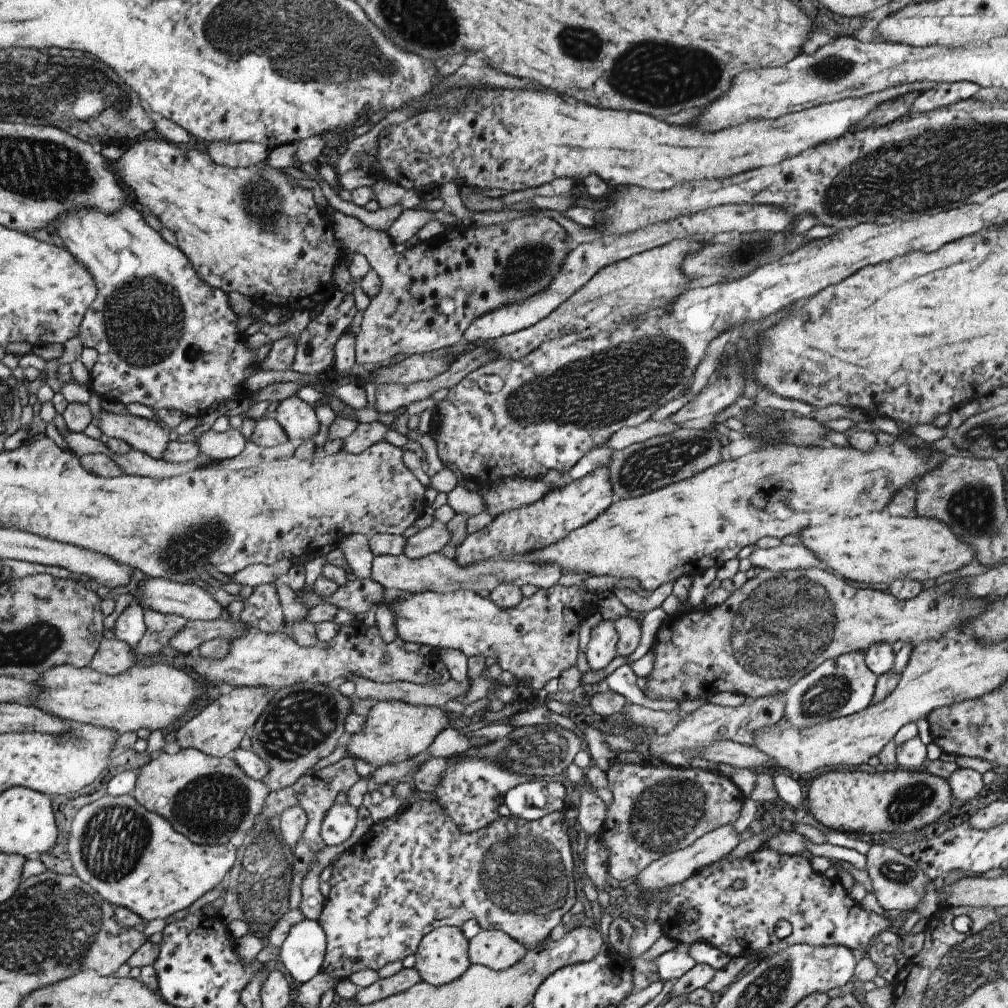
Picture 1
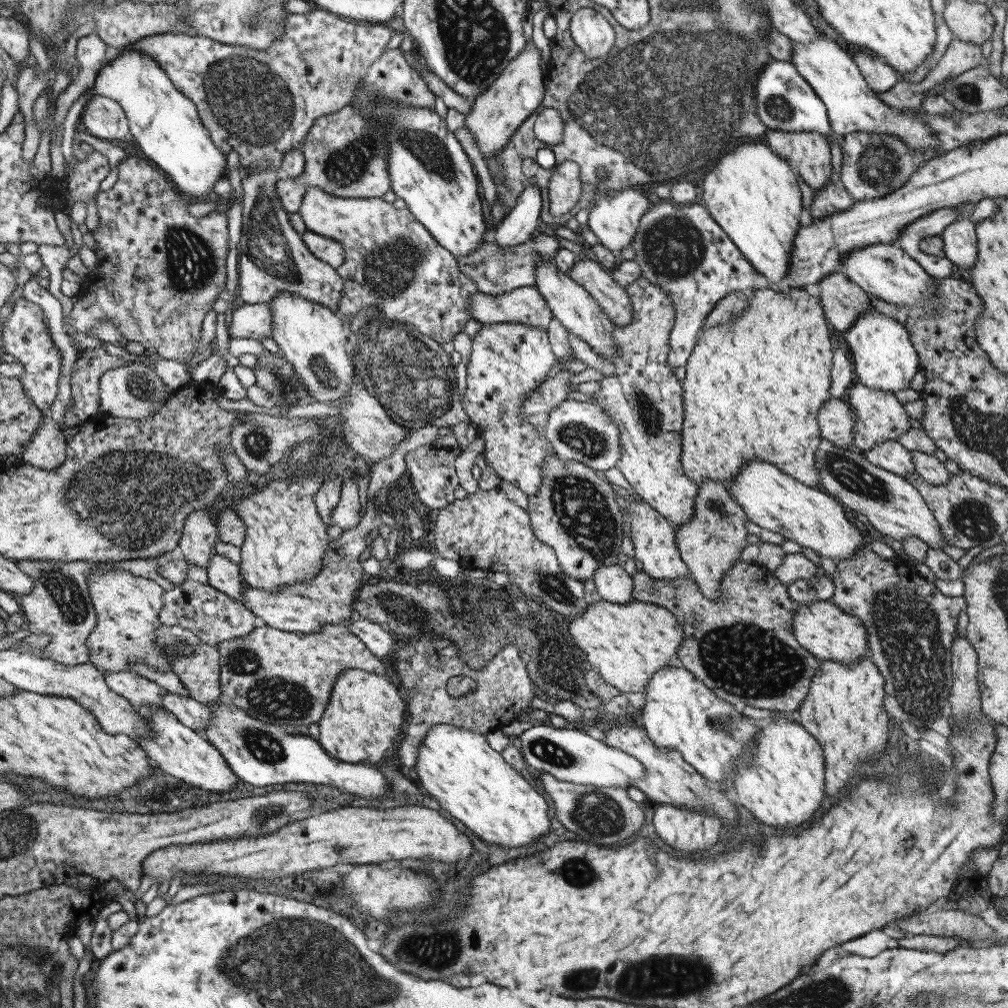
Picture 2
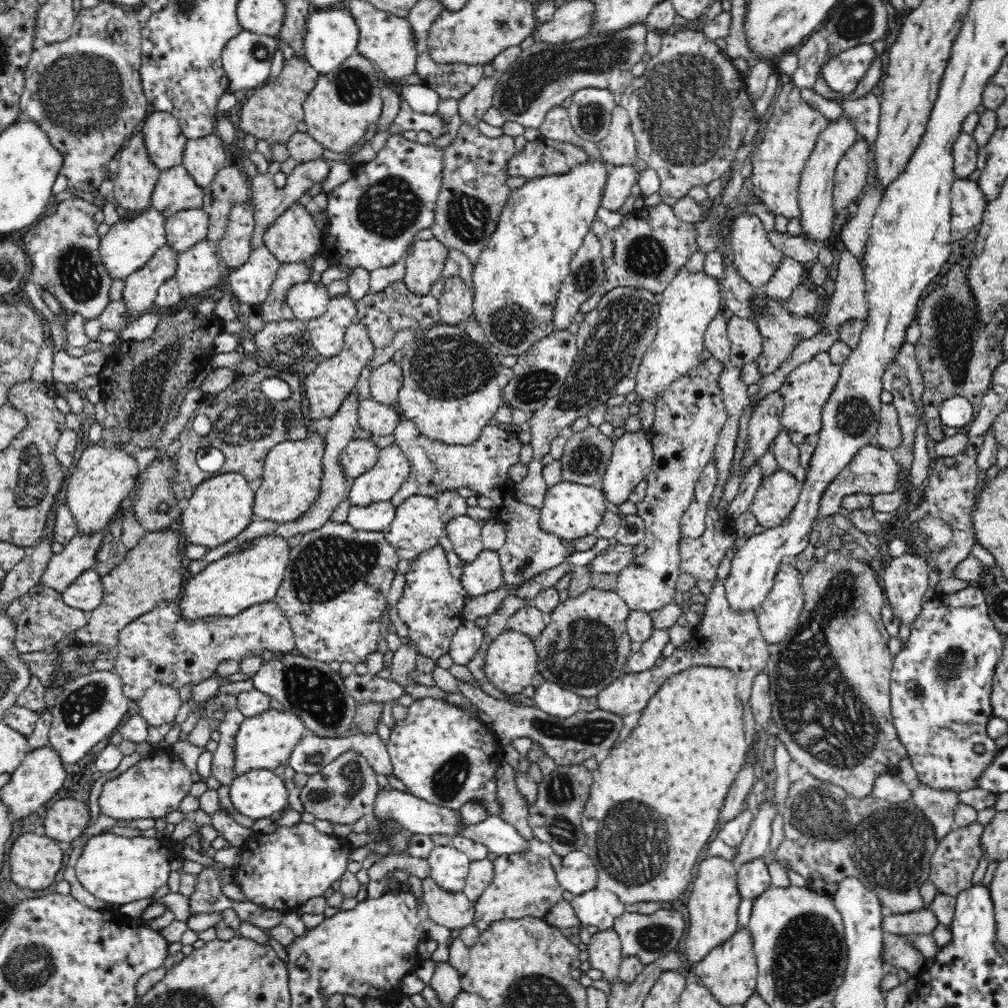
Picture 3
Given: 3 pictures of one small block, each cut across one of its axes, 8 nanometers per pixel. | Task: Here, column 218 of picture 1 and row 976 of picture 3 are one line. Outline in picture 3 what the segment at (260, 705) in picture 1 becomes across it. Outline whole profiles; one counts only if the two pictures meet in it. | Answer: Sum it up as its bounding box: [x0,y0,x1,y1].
[695,928,757,1006]

